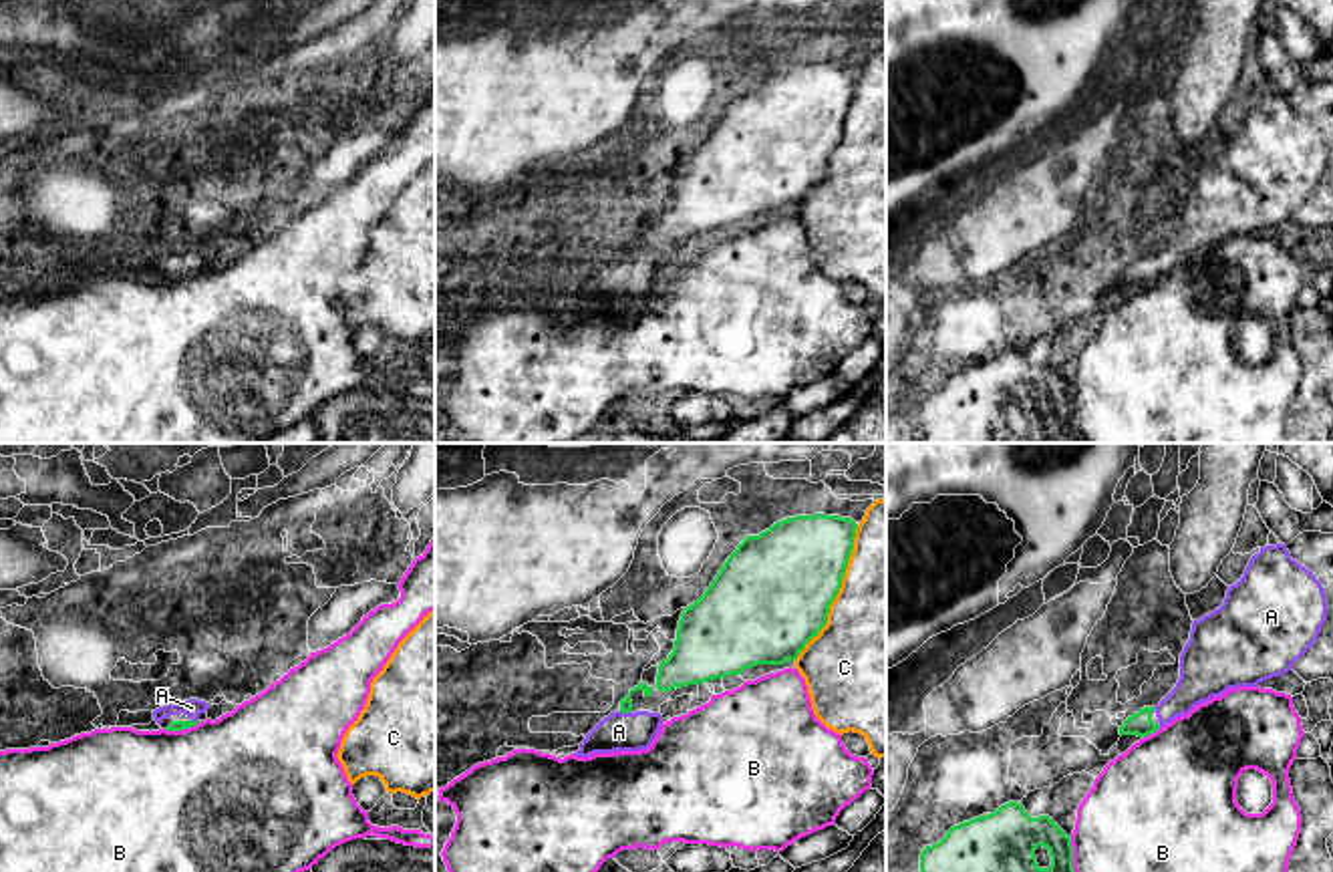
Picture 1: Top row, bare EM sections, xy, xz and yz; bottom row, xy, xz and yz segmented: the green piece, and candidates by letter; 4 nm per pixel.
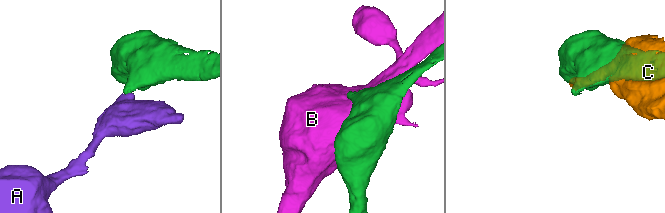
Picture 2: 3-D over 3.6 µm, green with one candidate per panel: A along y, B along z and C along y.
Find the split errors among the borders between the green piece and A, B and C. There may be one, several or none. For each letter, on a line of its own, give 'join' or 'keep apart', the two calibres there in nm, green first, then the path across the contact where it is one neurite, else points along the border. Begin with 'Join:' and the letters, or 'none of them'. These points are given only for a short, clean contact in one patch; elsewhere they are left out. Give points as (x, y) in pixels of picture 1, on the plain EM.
Join: A
A: join; calibres 50 and 160 nm; way xz (625, 254), (625, 260), (625, 274), (619, 280)
B: keep apart; calibres 100 and 480 nm
C: keep apart; calibres 460 and 480 nm

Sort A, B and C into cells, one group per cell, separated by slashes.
A / B / C

